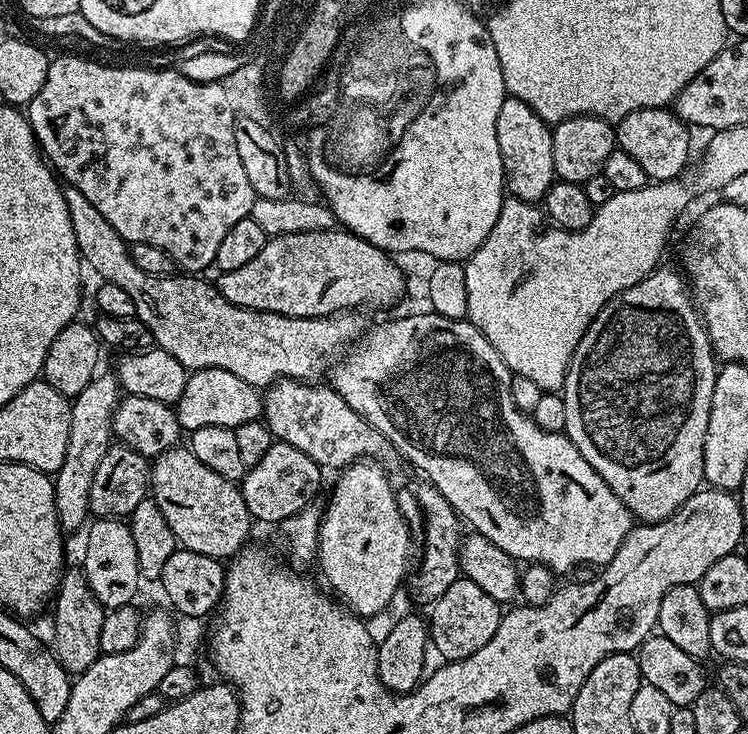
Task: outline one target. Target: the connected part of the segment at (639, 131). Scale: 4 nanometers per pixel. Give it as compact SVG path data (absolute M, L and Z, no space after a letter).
M671 107L634 110L619 120L615 129L618 147L642 165L649 181L677 179L689 167L688 151L692 148L693 133Z

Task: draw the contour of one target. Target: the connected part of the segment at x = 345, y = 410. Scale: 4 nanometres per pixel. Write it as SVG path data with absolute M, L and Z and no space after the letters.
M275 380L268 385L262 399L264 401L262 419L272 431L273 437L281 444L289 444L295 446L297 450L302 450L302 454L310 454L310 458L314 458L314 462L319 464L321 469L343 470L350 464L368 461L392 470L396 460L398 461L396 447L378 429L370 426L366 418L350 410L347 402L331 386L317 386L315 383L302 380Z

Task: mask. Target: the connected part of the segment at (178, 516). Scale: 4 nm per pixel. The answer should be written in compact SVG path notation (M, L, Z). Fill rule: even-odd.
M177 446L155 457L150 468L150 496L162 510L166 522L170 522L170 530L174 530L181 548L224 562L249 543L254 521L250 510L246 510L239 487L198 462L191 447Z

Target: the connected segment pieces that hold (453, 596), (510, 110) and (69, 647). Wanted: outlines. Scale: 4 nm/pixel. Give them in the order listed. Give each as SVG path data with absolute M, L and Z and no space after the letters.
M463 578L454 582L442 598L438 598L436 603L431 605L430 612L430 644L444 655L445 661L461 660L470 658L470 654L475 654L494 638L494 630L498 630L502 606L482 586Z
M508 96L498 110L498 150L504 163L504 183L517 200L543 201L556 180L552 128L526 102Z
M67 569L60 577L60 584L52 604L54 610L54 630L56 638L52 641L53 649L60 664L70 674L85 672L101 653L102 622L105 609L101 606L81 569Z

